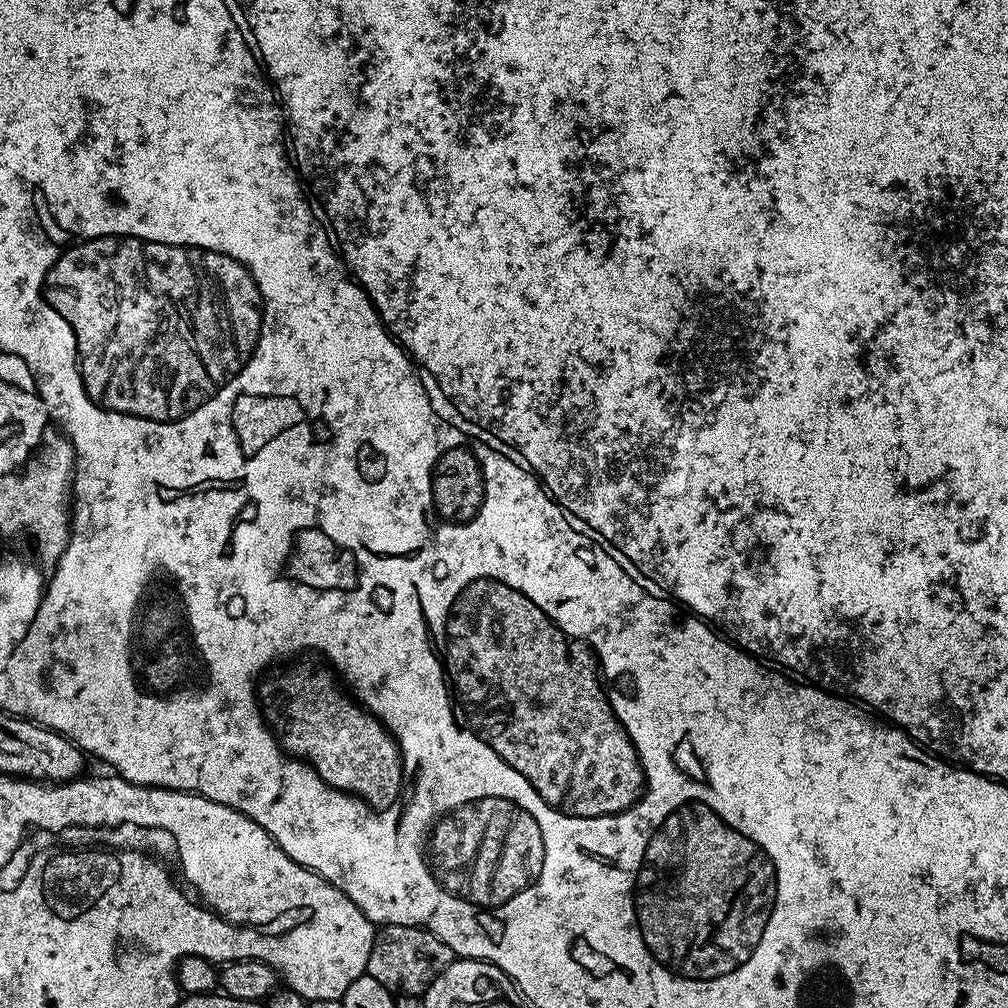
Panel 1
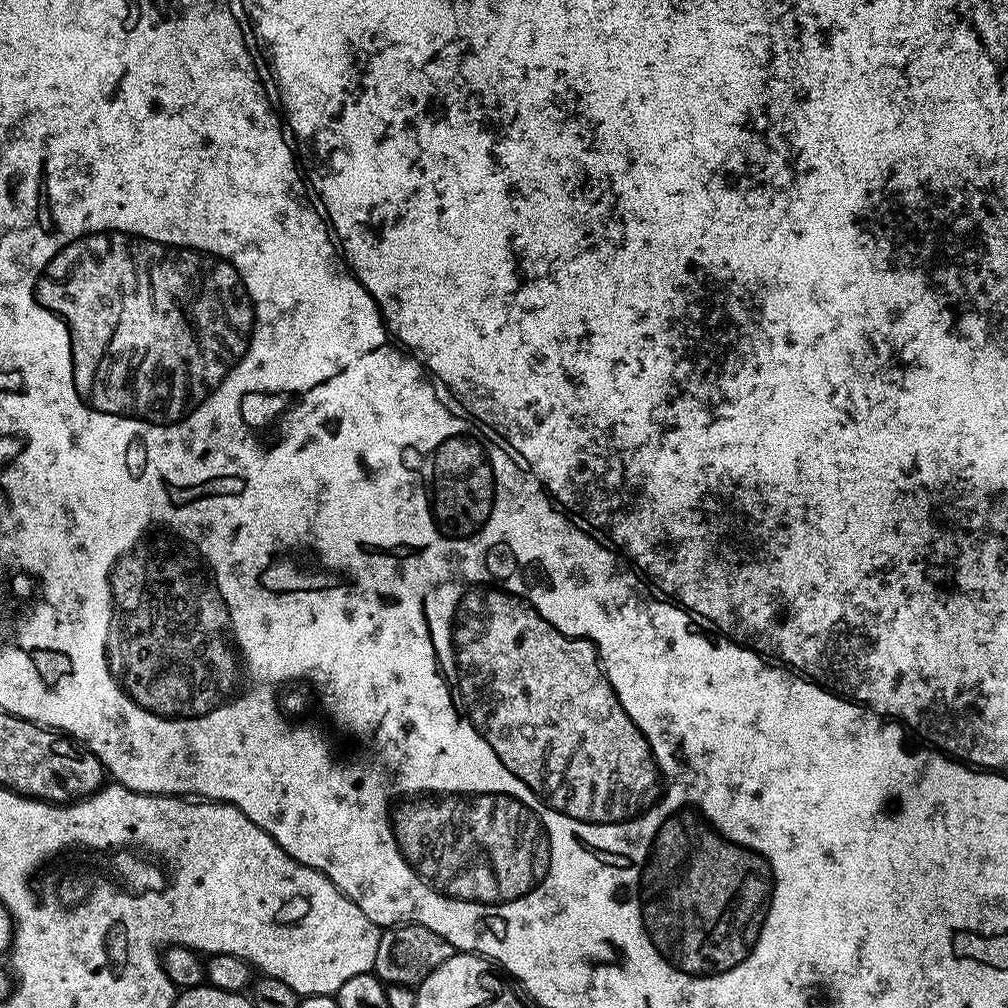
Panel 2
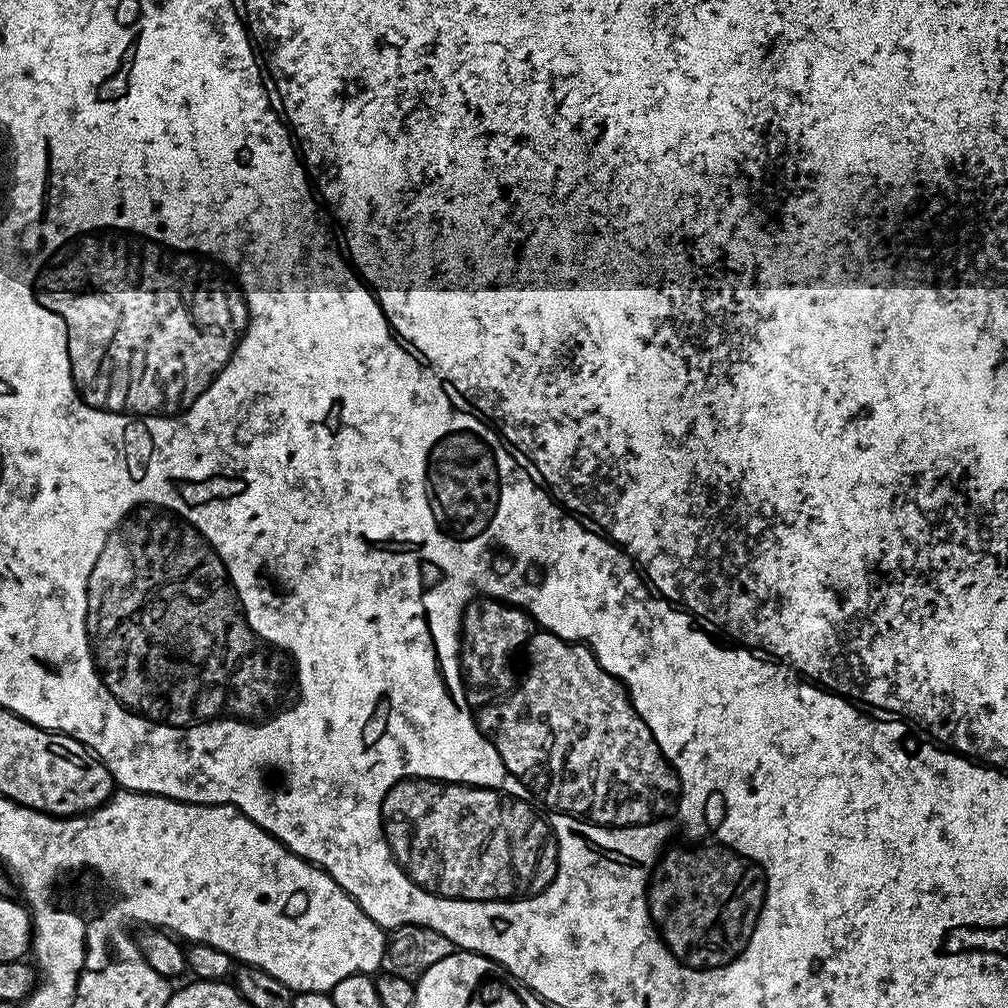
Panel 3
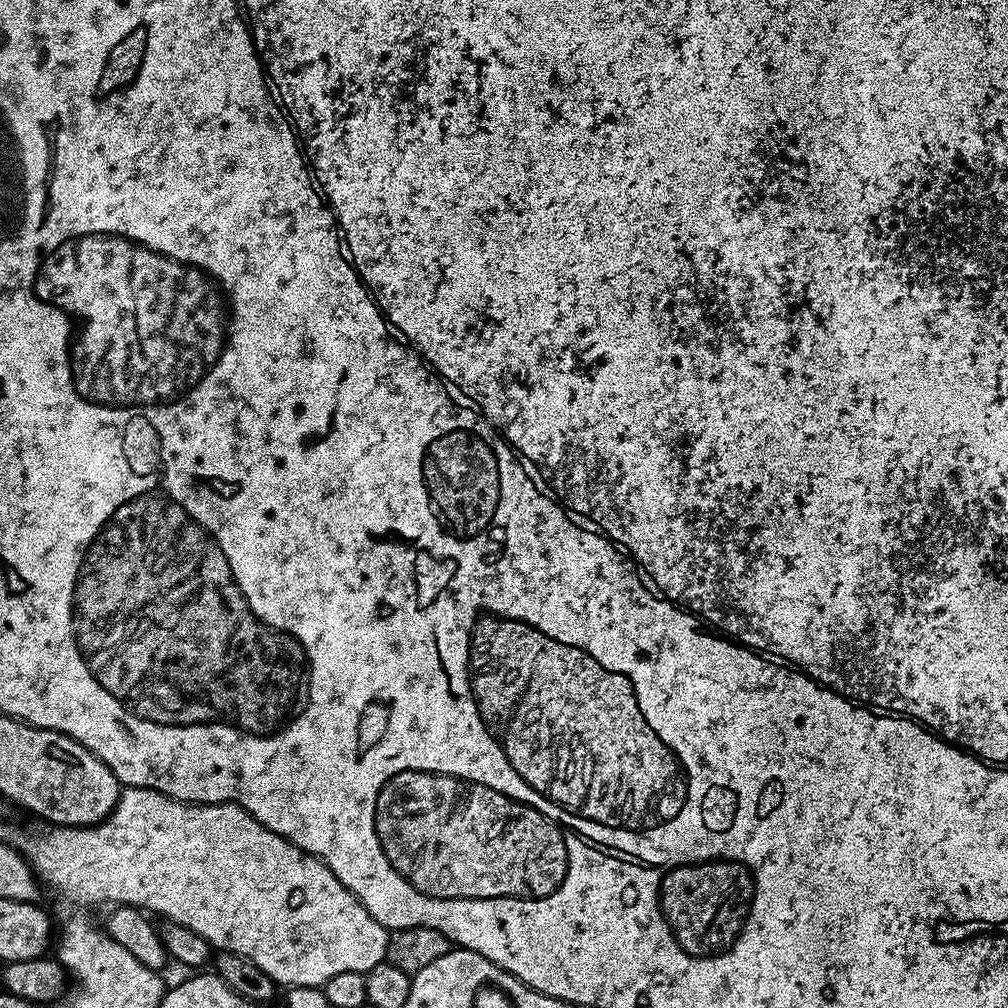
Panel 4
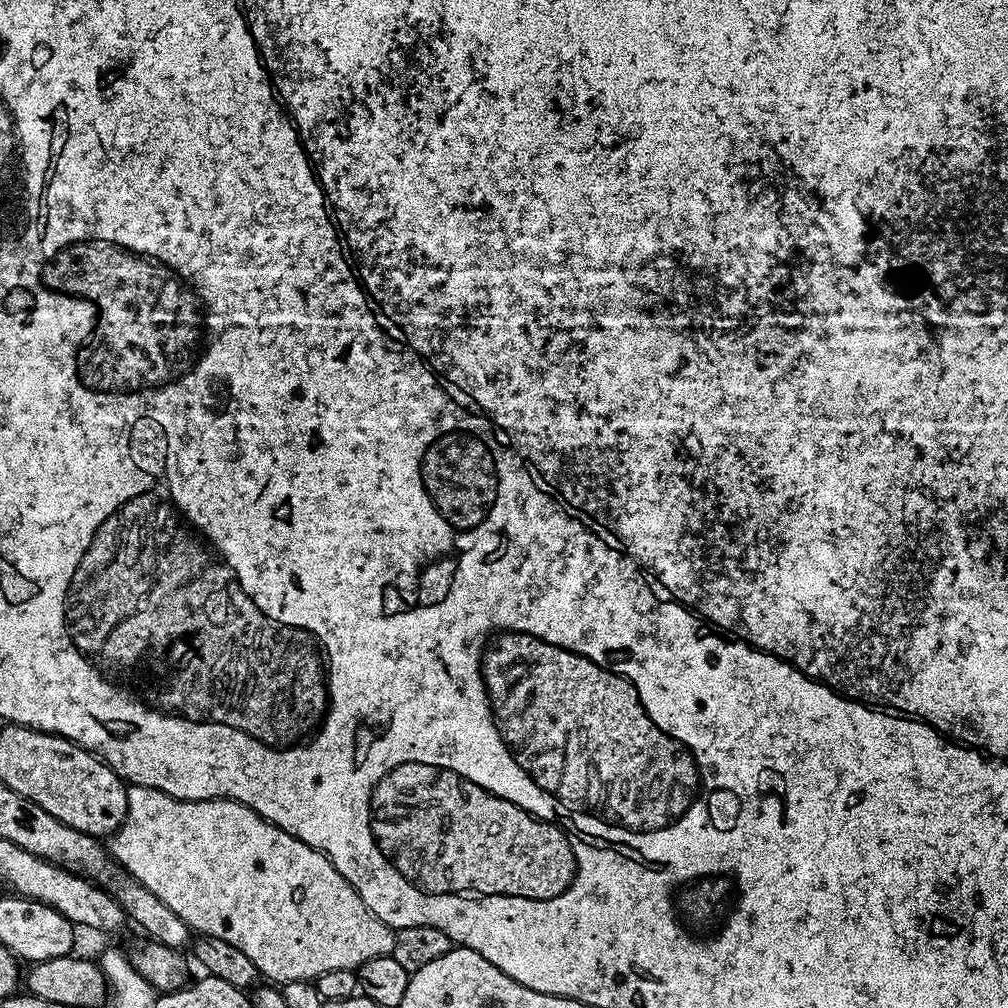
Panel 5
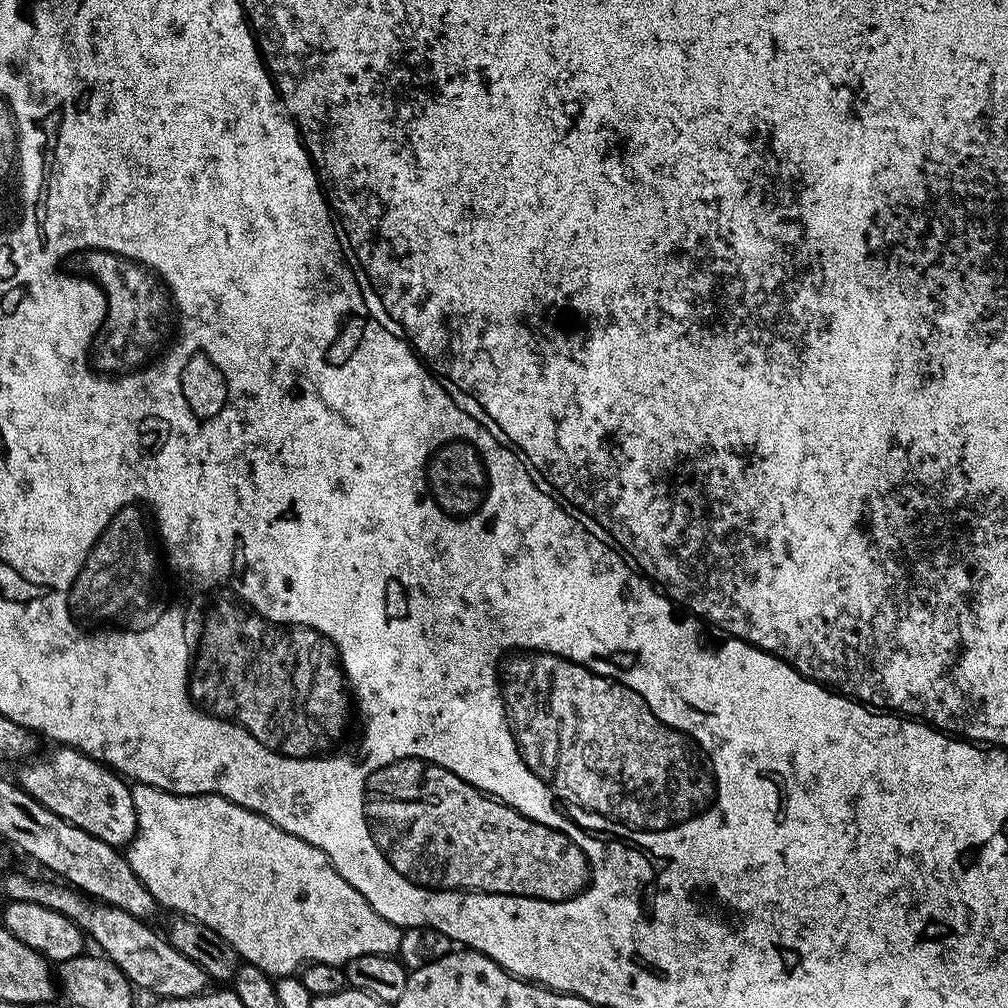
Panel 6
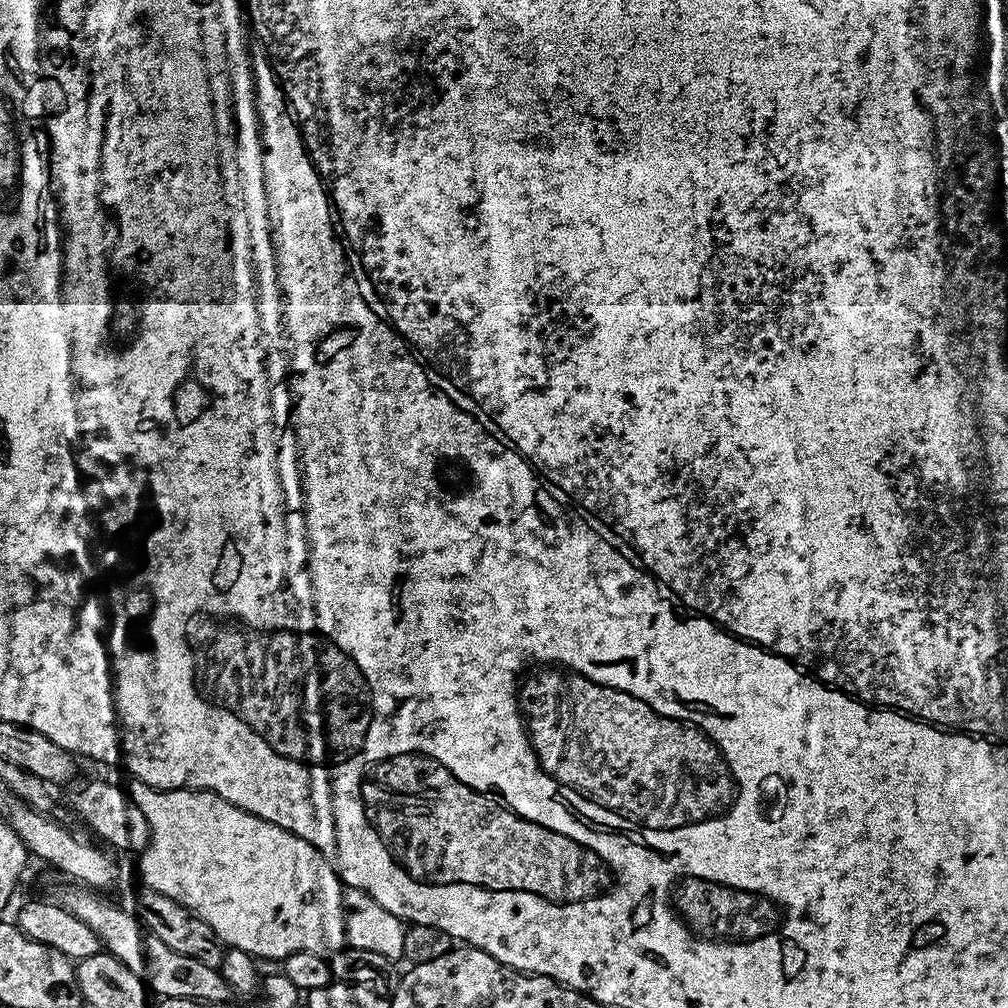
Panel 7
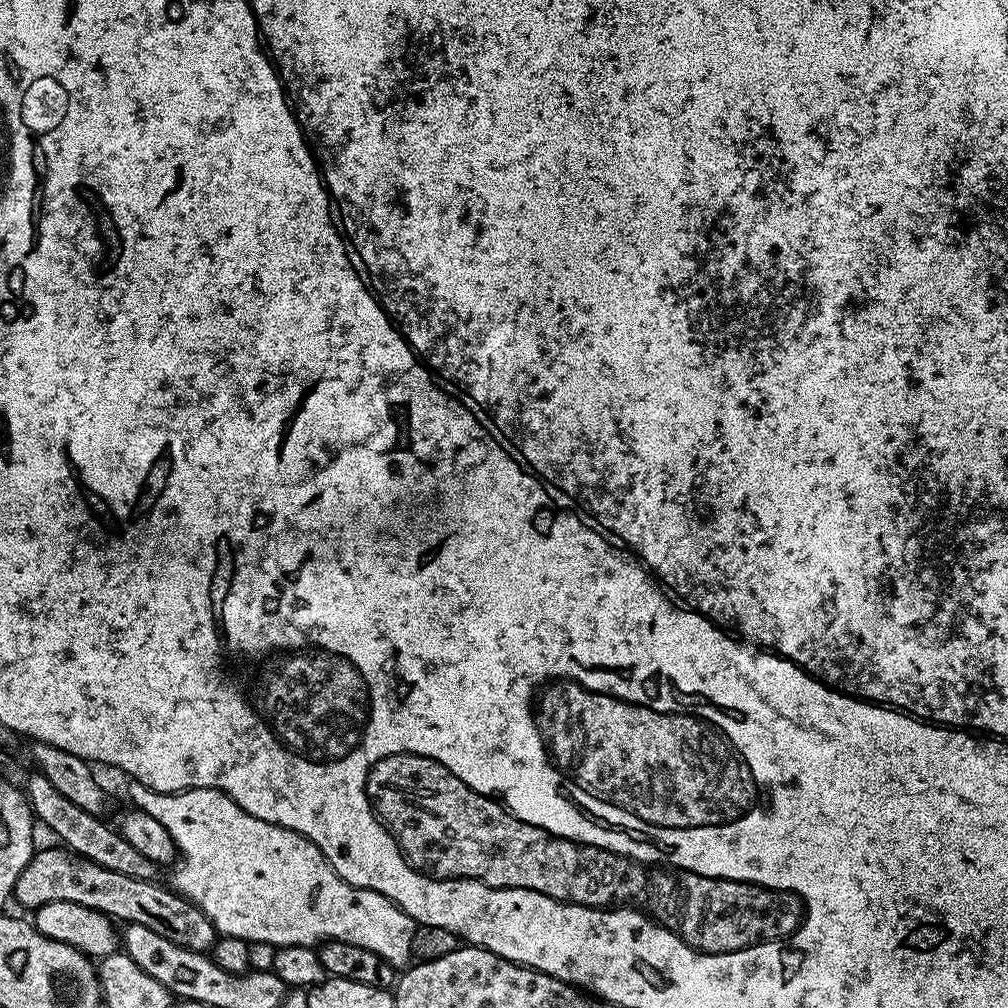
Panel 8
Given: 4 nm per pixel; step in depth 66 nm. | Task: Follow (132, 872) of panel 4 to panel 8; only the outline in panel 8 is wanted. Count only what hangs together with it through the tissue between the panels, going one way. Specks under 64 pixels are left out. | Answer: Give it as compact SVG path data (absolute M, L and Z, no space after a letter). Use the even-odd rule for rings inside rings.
M132 782L129 785L128 796L132 799L131 803L146 814L150 814L150 818L158 818L158 822L162 822L162 826L166 826L170 838L174 838L180 859L179 864L181 863L180 869L176 872L175 891L184 899L197 904L206 914L206 918L210 918L210 922L215 926L220 936L242 938L252 946L272 944L273 949L302 946L303 944L316 946L325 940L350 942L354 946L362 946L362 950L374 950L374 954L378 954L378 958L385 960L391 968L404 970L409 967L410 961L413 959L412 943L414 942L414 934L418 927L416 921L412 920L410 914L406 914L394 901L386 898L380 892L375 892L369 888L359 888L343 880L330 866L330 862L324 857L322 850L318 850L318 846L314 846L314 842L310 842L302 834L277 824L262 822L262 818L254 818L254 814L246 814L246 810L242 810L242 806L238 806L238 802L234 802L226 793L219 792L217 788L187 788L184 792L156 792L147 784Z

